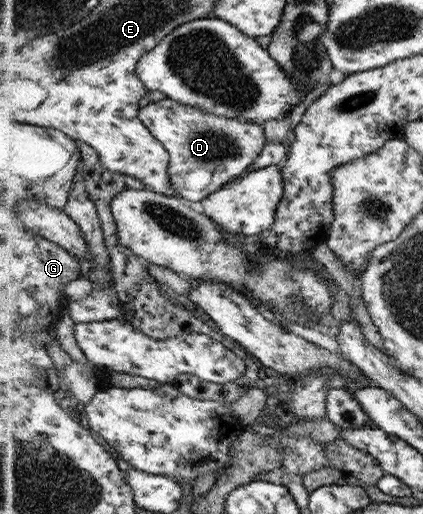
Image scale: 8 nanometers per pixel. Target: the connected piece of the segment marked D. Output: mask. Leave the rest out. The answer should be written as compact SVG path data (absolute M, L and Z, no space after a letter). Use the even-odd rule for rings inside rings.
M168 97L141 108L140 116L171 153L171 180L179 195L190 201L203 202L242 177L268 143L260 123L210 113Z

